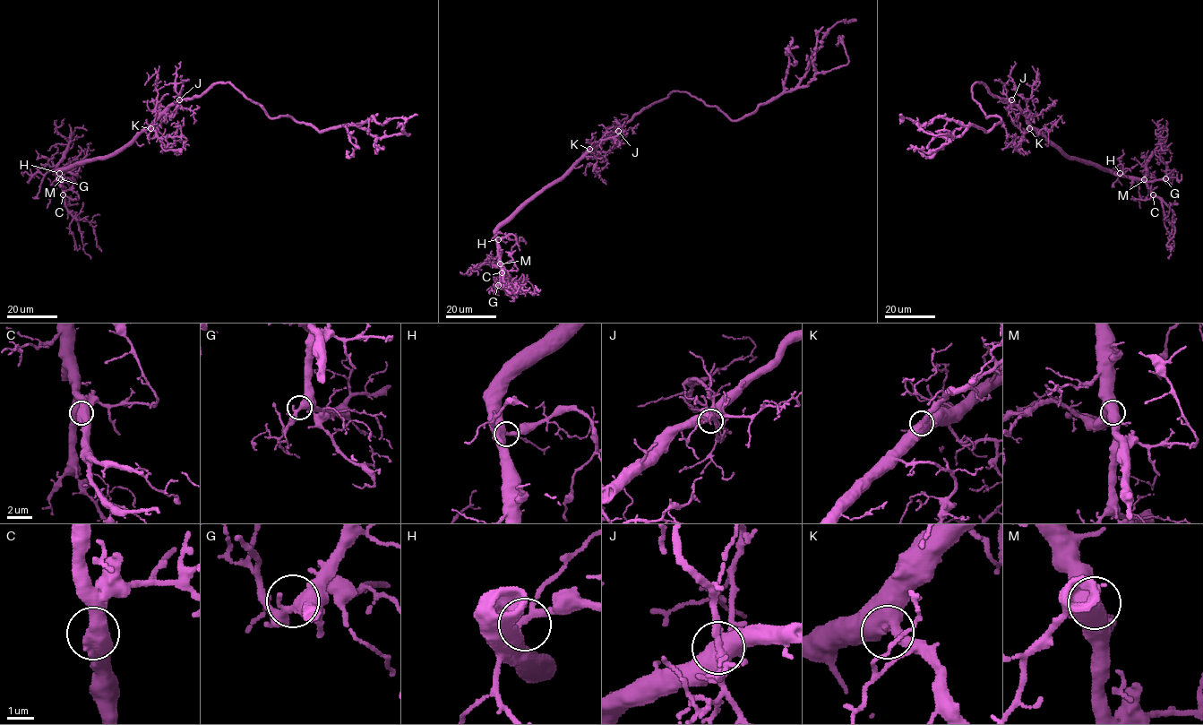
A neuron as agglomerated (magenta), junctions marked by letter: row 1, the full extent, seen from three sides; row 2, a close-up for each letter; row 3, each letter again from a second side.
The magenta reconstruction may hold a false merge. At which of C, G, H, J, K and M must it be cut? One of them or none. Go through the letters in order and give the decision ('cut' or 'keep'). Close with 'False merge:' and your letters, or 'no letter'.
C: cut
G: keep
H: keep
J: keep
K: keep
M: keep
False merge: C

